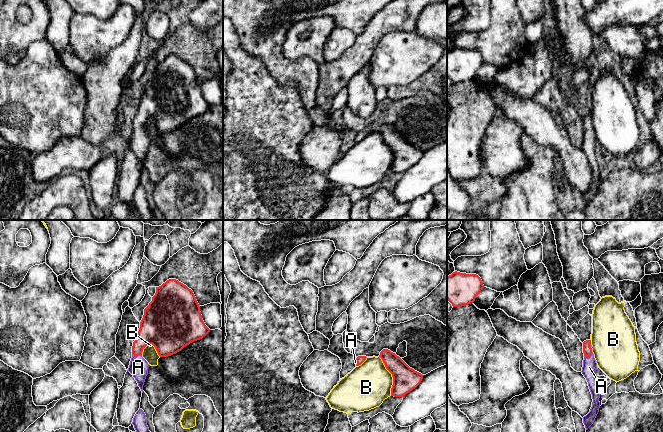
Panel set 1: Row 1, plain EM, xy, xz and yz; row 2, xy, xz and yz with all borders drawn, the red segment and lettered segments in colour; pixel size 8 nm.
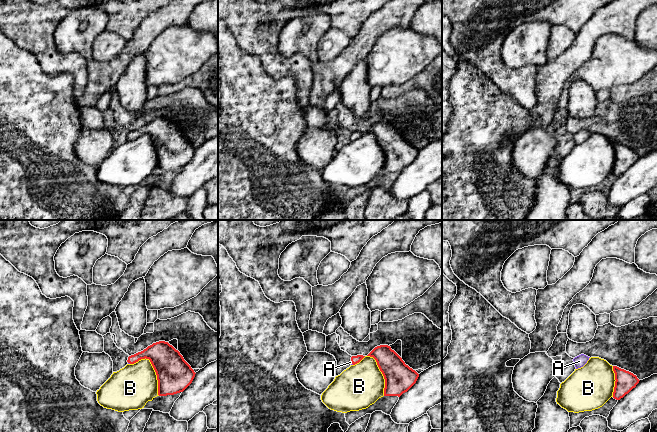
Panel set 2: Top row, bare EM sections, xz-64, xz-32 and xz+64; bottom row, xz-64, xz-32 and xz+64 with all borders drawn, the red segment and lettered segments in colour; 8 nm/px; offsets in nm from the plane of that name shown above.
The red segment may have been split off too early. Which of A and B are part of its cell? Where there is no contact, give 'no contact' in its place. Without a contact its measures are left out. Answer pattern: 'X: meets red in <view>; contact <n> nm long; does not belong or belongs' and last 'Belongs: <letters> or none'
A: meets red in yz; contact 80 nm long; belongs
B: meets red in xz; contact 340 nm long; does not belong
Belongs: A

